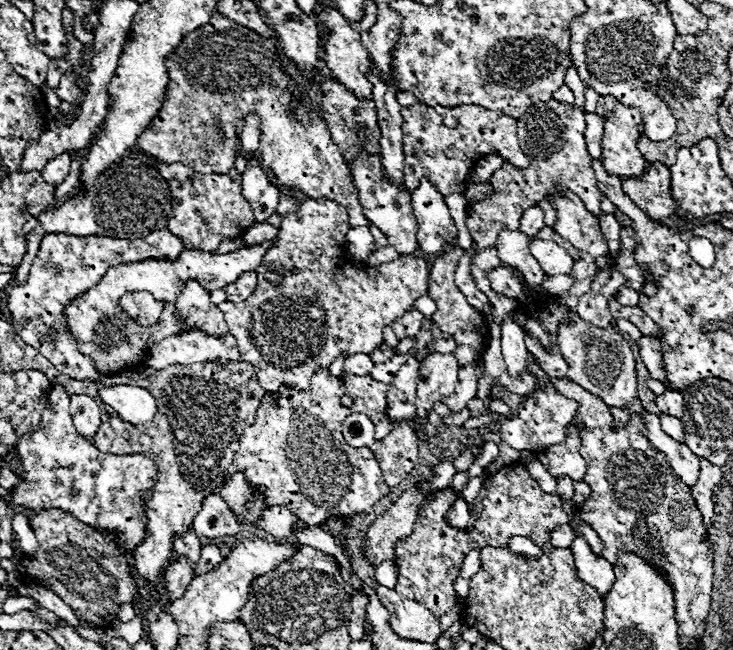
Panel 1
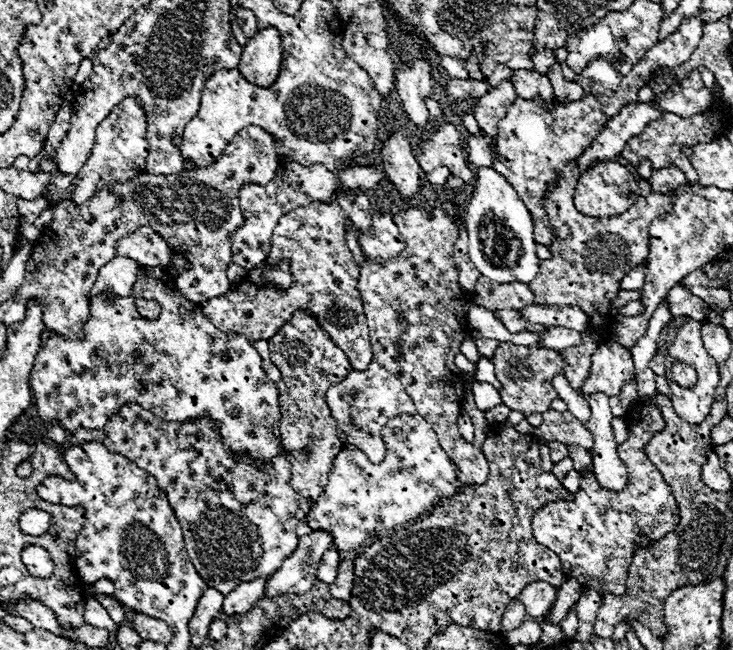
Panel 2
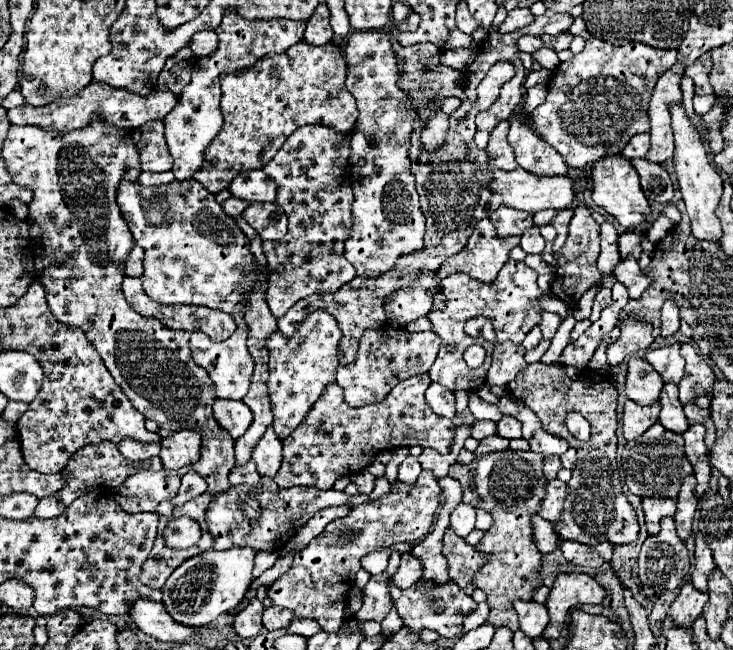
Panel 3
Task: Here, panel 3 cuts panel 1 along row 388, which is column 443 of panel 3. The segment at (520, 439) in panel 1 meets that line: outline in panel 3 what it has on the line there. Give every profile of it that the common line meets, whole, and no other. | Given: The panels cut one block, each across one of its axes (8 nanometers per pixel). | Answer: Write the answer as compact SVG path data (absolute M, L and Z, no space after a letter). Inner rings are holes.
M446 528L444 540L442 540L442 554L448 560L450 580L456 582L466 594L472 594L474 592L472 576L486 560L486 556L478 554L474 546L466 544L464 538L460 538L452 528Z

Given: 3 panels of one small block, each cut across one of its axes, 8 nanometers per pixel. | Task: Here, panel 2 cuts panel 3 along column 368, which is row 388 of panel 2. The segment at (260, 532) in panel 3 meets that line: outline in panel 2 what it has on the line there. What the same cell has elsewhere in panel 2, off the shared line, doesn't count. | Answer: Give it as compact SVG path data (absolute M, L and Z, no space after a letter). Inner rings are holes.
M482 356L480 362L476 364L474 380L476 380L476 382L488 382L488 384L492 384L496 390L502 388L502 384L500 384L498 378L494 376L494 364L492 364L492 360L490 360L490 358L484 358L484 356Z

